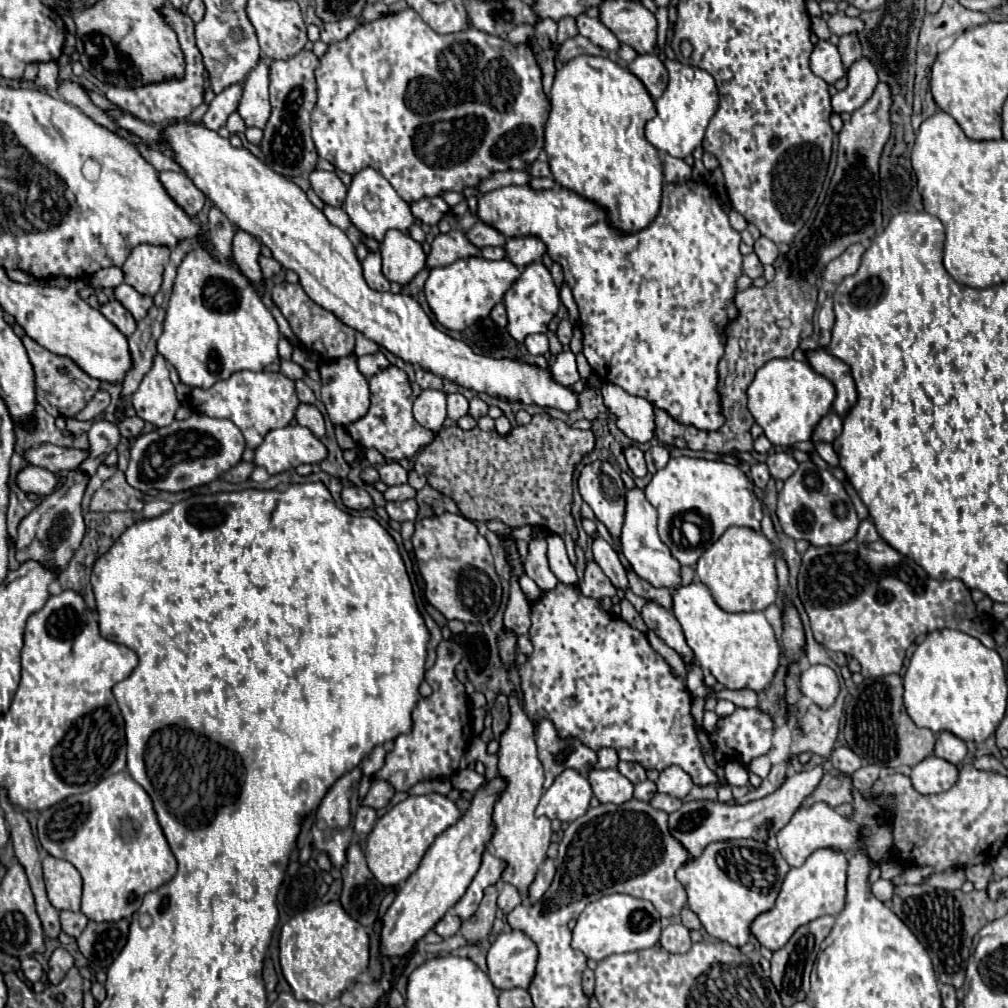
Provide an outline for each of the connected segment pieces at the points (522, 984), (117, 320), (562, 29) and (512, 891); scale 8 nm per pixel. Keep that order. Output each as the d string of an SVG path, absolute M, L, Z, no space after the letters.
M521 930L499 934L487 952L489 978L499 990L527 988L535 974L535 962L537 946Z
M111 298L109 302L105 302L103 306L101 306L101 314L109 320L109 322L113 322L125 336L131 336L133 332L135 332L135 320L133 320L133 316L123 308L123 304L119 302L119 300L115 300L115 298Z
M565 16L563 20L559 20L559 32L557 32L559 42L563 42L563 40L567 40L567 38L573 38L573 36L577 36L577 34L579 34L579 30L577 30L575 18Z
M503 884L501 890L499 890L499 900L497 900L497 906L509 914L515 906L519 906L523 900L521 900L521 894L519 890L513 886L513 884Z

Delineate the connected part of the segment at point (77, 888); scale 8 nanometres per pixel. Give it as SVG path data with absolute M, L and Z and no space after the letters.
M47 856L43 860L43 876L45 876L45 884L47 884L49 902L57 910L79 912L81 888L83 888L79 870L67 860Z

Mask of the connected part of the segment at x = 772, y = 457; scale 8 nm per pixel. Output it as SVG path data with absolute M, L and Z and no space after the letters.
M789 452L769 454L767 456L767 466L769 466L769 472L775 480L787 480L799 468L799 464L795 462L795 458Z

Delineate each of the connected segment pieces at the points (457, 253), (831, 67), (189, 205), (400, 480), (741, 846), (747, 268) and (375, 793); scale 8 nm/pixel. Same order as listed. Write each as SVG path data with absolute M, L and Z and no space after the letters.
M451 230L447 234L439 234L431 244L431 254L427 256L429 268L439 268L453 264L459 258L471 258L477 256L479 248L471 244L471 240L461 230Z
M827 40L817 42L811 54L811 70L815 76L823 78L827 84L835 84L837 80L841 80L847 74L837 46L833 46Z
M159 172L159 180L167 194L185 210L187 216L193 218L203 208L205 194L193 184L193 180L187 174Z
M387 462L387 464L379 466L377 470L379 470L381 480L387 486L395 486L395 484L405 484L407 482L407 470L397 462Z
M729 840L709 844L699 858L683 864L677 872L677 880L685 886L689 896L687 906L699 916L703 928L711 936L741 948L755 940L751 924L759 914L773 910L787 872L789 864L781 852L769 850L765 842Z
M747 254L743 258L743 272L749 276L749 278L761 278L763 276L763 264L761 260L755 256L755 254Z
M373 780L373 784L371 784L371 788L369 788L363 804L379 810L379 808L383 808L383 806L389 804L389 800L393 798L393 794L395 794L395 788L387 780Z

